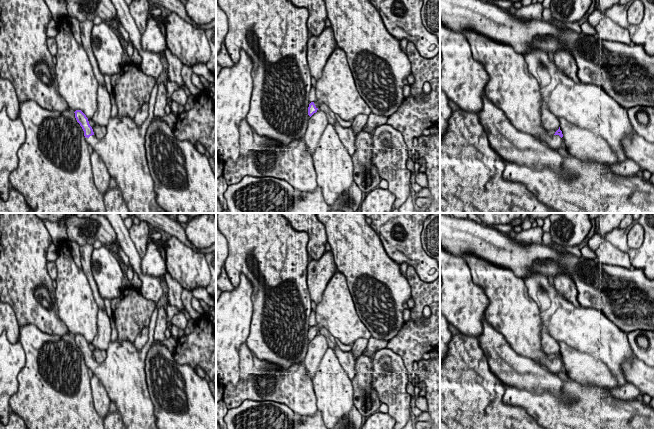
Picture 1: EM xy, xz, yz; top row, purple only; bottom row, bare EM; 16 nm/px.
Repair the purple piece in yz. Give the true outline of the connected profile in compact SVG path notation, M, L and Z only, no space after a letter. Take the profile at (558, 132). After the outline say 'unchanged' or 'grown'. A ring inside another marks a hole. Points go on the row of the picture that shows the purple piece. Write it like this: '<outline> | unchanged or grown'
M467 30L463 34L470 43L473 58L483 64L489 76L486 97L504 112L517 130L543 140L553 151L559 148L562 131L559 127L553 136L549 136L543 127L540 86L528 71L524 56L512 46L475 31Z | grown

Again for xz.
M338 47L328 58L321 78L316 81L315 91L317 101L311 102L308 107L308 115L310 117L317 112L321 104L326 104L334 114L339 115L346 121L352 121L359 114L370 115L372 113L357 91L346 53Z | grown

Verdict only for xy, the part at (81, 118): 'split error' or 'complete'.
split error

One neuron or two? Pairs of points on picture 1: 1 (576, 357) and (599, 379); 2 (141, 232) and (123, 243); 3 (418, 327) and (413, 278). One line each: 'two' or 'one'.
1: one
2: two
3: one

